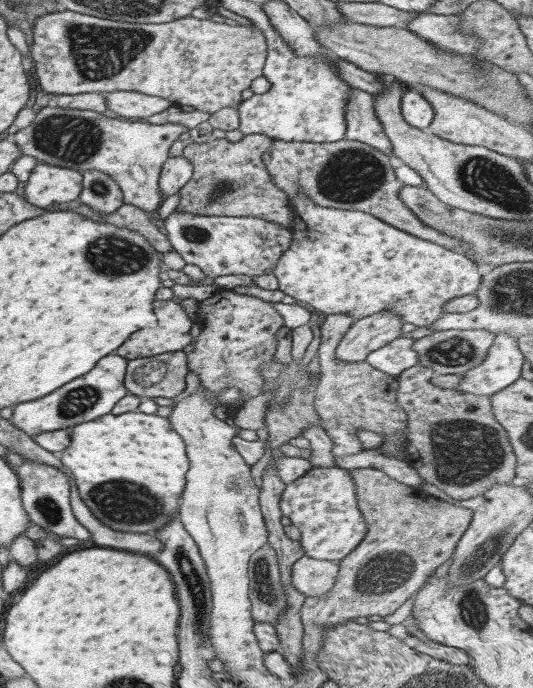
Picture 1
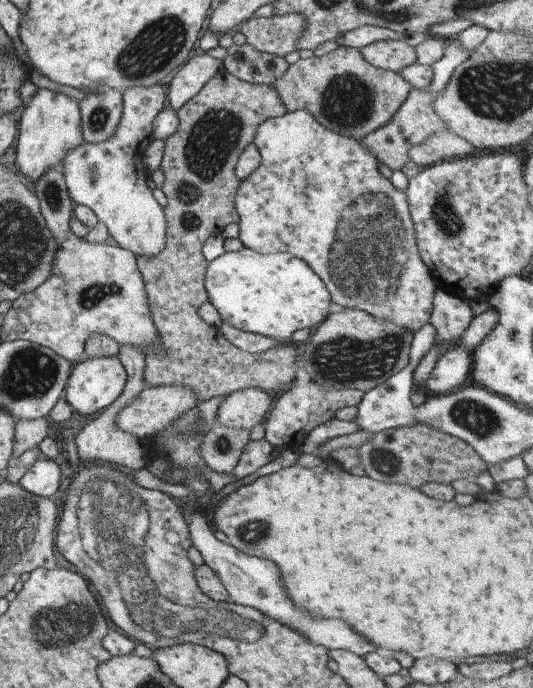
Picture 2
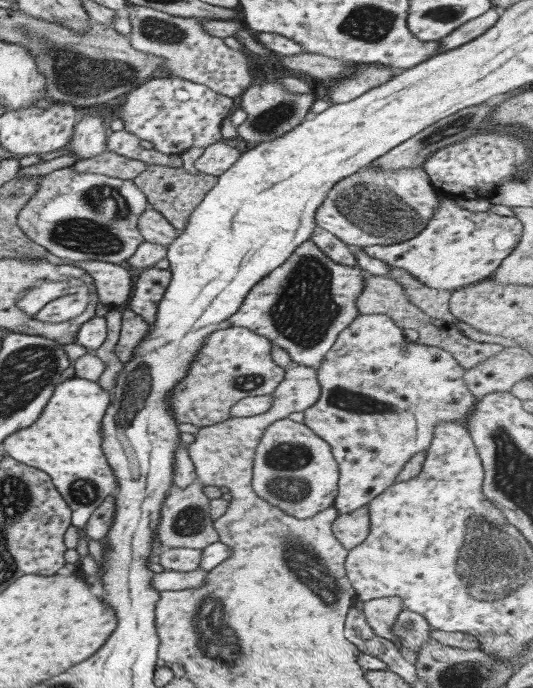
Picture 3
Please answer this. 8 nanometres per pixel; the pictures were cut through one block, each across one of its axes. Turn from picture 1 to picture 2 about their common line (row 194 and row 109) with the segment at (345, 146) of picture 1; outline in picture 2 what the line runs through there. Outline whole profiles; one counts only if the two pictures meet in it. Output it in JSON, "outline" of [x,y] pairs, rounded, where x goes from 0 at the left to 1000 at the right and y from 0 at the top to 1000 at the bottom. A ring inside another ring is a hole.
{"outline":[[[644,65],[606,81],[587,80],[540,94],[512,128],[535,161],[578,160],[604,185],[668,202],[726,180],[771,131],[750,106],[696,96],[675,74]]]}

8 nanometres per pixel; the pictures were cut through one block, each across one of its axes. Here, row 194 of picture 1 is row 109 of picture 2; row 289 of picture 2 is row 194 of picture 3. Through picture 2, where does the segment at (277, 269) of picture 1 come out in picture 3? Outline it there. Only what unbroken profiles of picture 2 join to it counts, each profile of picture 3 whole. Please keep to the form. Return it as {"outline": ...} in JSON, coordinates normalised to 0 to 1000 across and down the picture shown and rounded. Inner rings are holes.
{"outline":[[[689,240],[674,249],[640,260],[621,272],[606,295],[591,304],[591,330],[621,337],[644,355],[666,359],[728,356],[767,349],[794,334],[809,318],[816,301],[824,301],[824,286],[816,283],[805,259],[792,243],[754,246],[715,246]]]}

